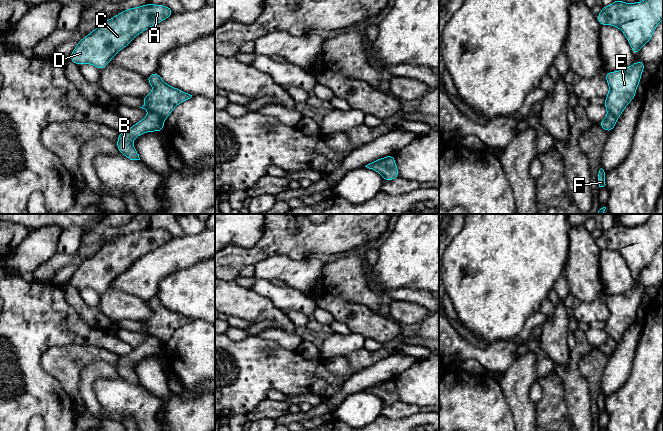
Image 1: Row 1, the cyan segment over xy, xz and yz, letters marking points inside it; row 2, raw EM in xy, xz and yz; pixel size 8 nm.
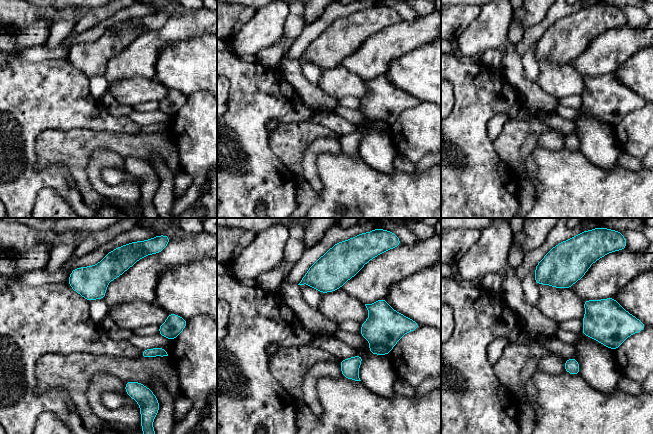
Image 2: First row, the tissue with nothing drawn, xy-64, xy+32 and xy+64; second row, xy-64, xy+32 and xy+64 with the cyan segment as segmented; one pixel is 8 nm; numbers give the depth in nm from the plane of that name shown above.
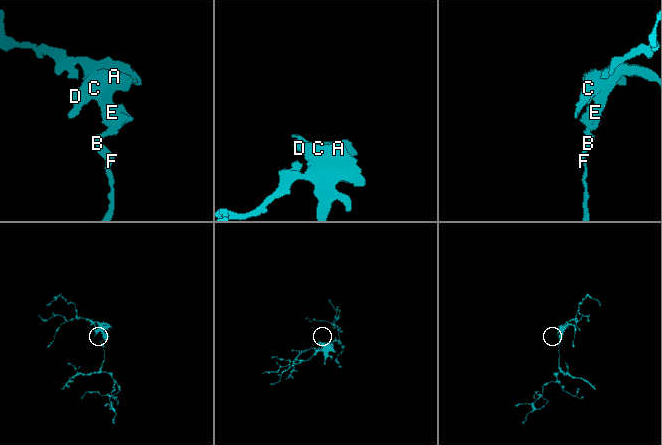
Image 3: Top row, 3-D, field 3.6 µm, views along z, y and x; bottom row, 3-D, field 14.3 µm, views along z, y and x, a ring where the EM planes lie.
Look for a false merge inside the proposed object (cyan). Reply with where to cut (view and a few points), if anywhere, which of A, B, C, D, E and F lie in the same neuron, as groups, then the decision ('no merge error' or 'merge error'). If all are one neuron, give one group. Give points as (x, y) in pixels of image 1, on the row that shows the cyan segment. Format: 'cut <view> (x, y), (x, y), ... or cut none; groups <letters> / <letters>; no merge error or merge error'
cut xy (149, 112), (156, 113), (163, 120); groups A C D E / B F; merge error

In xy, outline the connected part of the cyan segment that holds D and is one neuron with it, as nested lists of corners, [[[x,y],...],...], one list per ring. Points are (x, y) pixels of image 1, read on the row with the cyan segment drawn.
[[[152,3],[124,10],[101,23],[90,34],[83,37],[70,54],[70,59],[77,66],[87,63],[102,70],[137,35],[169,18],[173,13],[174,11],[166,5],[155,5]]]

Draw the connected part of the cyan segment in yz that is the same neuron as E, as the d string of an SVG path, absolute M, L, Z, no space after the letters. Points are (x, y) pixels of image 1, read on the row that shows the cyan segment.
M637 61L626 69L605 74L610 89L605 97L604 104L608 113L611 113L616 118L621 116L626 106L635 97L644 68L645 63Z

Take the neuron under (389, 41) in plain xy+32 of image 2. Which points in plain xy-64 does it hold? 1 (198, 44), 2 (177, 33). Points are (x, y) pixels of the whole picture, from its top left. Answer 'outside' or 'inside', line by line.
1: outside
2: inside

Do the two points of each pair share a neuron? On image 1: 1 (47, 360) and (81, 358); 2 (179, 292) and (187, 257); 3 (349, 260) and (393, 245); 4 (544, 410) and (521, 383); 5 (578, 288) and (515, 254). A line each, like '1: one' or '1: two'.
1: one
2: two
3: two
4: two
5: two

